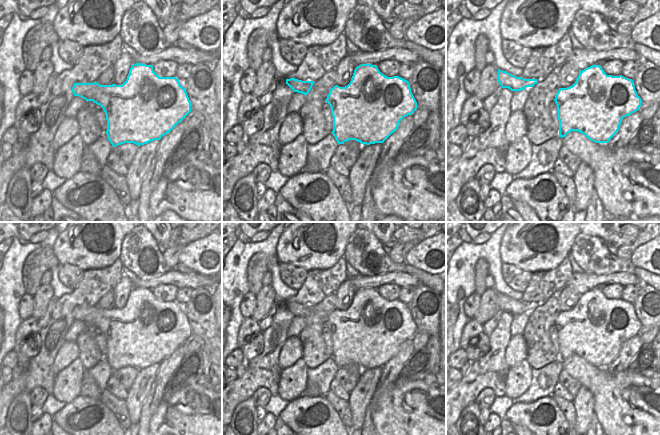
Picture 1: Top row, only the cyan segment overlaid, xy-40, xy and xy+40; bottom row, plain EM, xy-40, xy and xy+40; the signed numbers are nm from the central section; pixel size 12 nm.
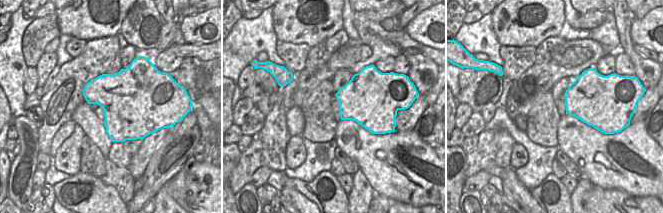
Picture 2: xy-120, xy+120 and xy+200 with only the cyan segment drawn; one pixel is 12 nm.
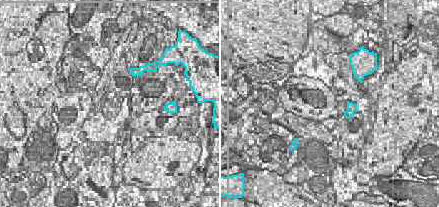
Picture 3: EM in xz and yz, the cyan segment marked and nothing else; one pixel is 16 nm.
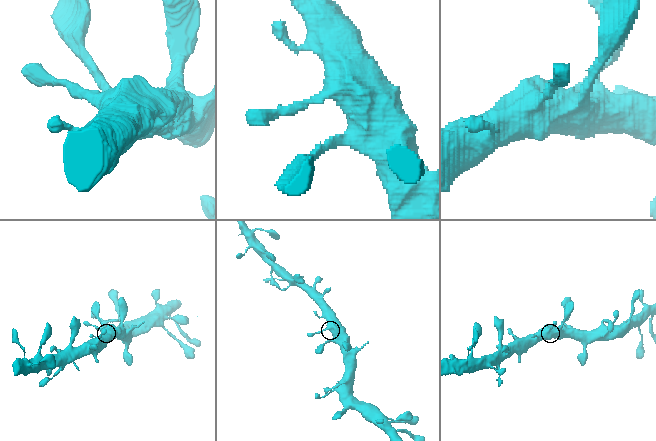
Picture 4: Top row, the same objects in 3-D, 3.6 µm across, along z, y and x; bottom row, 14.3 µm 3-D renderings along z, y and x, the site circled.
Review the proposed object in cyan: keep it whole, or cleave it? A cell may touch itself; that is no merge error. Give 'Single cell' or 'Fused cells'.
Single cell

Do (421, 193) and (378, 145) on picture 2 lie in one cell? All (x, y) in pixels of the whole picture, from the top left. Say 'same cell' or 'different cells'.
same cell

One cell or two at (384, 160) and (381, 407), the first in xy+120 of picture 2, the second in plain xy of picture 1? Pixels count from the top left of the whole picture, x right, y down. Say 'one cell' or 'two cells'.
one cell

